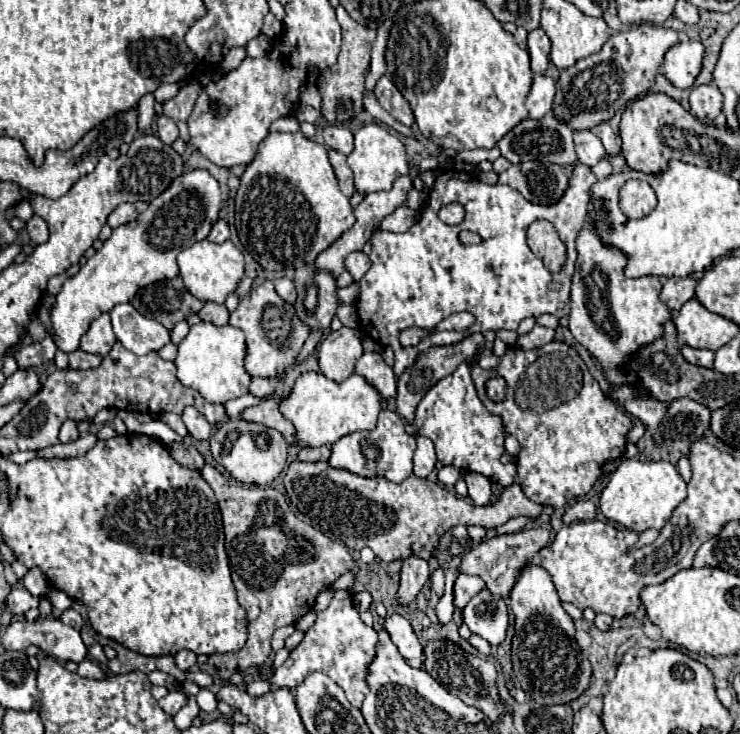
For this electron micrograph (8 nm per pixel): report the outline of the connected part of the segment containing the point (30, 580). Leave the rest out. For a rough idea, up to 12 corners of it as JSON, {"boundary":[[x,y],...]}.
{"boundary":[[40,567],[24,577],[24,587],[32,595],[48,593],[48,579]]}

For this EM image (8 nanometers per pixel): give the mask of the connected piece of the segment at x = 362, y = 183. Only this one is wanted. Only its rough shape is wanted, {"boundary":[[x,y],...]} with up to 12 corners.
{"boundary":[[376,123],[354,133],[348,165],[360,193],[410,175],[404,145]]}

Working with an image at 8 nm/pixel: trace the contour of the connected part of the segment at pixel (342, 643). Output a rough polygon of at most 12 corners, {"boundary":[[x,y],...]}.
{"boundary":[[336,591],[270,681],[296,689],[322,671],[354,707],[378,633]]}

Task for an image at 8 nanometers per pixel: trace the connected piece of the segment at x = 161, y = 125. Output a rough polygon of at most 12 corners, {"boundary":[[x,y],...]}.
{"boundary":[[158,115],[156,129],[164,143],[178,139],[178,127],[170,117]]}

